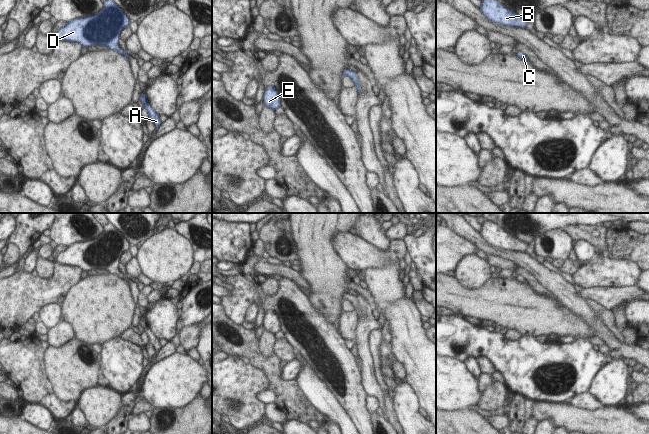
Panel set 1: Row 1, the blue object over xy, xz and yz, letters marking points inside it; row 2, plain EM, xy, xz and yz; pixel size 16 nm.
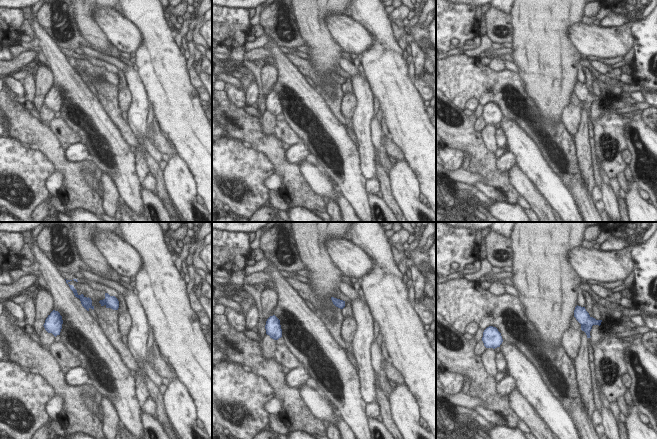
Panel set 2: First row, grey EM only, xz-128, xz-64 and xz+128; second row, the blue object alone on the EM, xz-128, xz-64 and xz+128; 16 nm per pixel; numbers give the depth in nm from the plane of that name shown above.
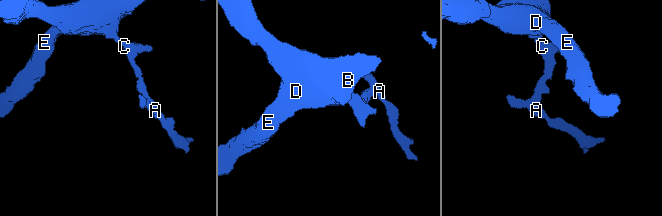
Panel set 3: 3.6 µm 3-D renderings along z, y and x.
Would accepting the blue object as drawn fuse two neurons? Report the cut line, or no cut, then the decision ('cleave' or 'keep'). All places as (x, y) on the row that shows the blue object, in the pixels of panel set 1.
cut none; keep

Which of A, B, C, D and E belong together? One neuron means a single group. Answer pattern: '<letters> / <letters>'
A B C D E

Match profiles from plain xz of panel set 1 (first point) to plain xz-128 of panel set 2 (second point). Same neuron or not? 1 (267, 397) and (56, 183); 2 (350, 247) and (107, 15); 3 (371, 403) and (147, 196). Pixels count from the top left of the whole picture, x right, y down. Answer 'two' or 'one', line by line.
1: one
2: one
3: two

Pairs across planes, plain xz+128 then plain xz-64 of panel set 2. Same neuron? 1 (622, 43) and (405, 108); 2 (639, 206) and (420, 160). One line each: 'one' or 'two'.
1: two
2: two

